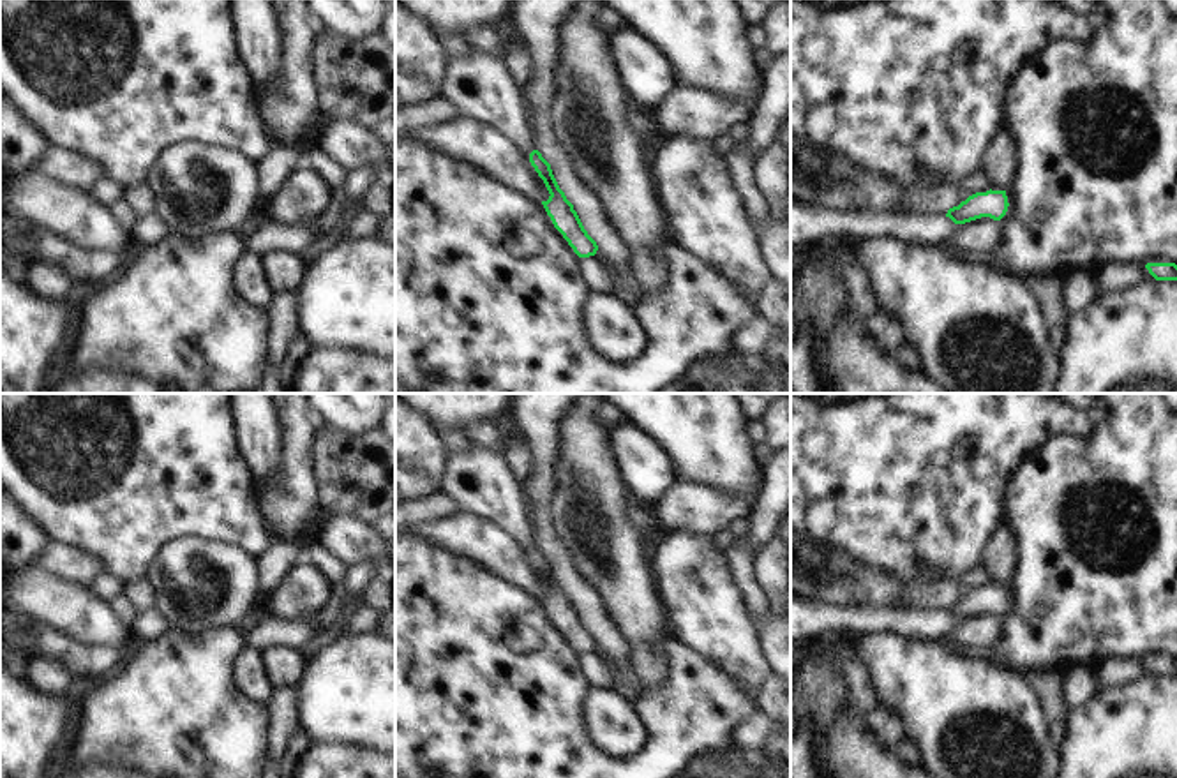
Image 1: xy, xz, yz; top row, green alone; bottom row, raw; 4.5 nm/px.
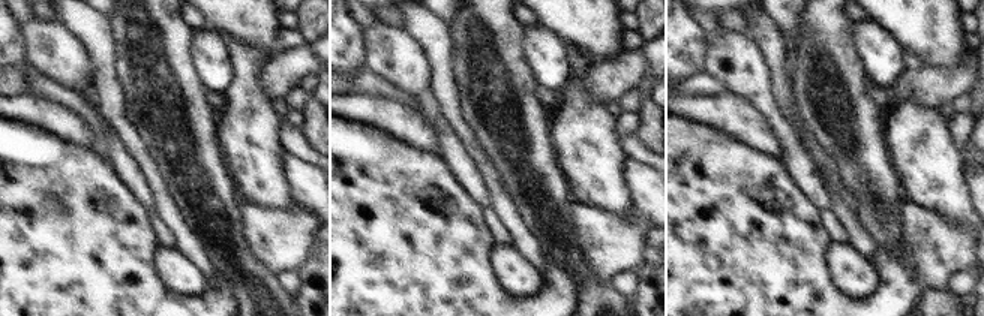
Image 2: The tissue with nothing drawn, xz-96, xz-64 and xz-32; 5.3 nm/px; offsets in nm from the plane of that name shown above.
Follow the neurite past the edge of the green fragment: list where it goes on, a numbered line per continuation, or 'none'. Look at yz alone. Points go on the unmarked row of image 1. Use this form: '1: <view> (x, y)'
none

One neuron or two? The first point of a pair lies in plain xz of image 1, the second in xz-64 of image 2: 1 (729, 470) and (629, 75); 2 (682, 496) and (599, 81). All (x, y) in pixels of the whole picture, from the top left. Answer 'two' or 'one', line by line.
1: two
2: one

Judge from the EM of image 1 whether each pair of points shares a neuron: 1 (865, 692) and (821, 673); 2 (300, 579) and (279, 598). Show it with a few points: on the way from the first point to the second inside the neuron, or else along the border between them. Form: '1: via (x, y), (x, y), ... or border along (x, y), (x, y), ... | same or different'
1: border along (842, 667), (847, 678), (849, 699), (867, 715) | different
2: via (295, 584), (284, 595) | same

